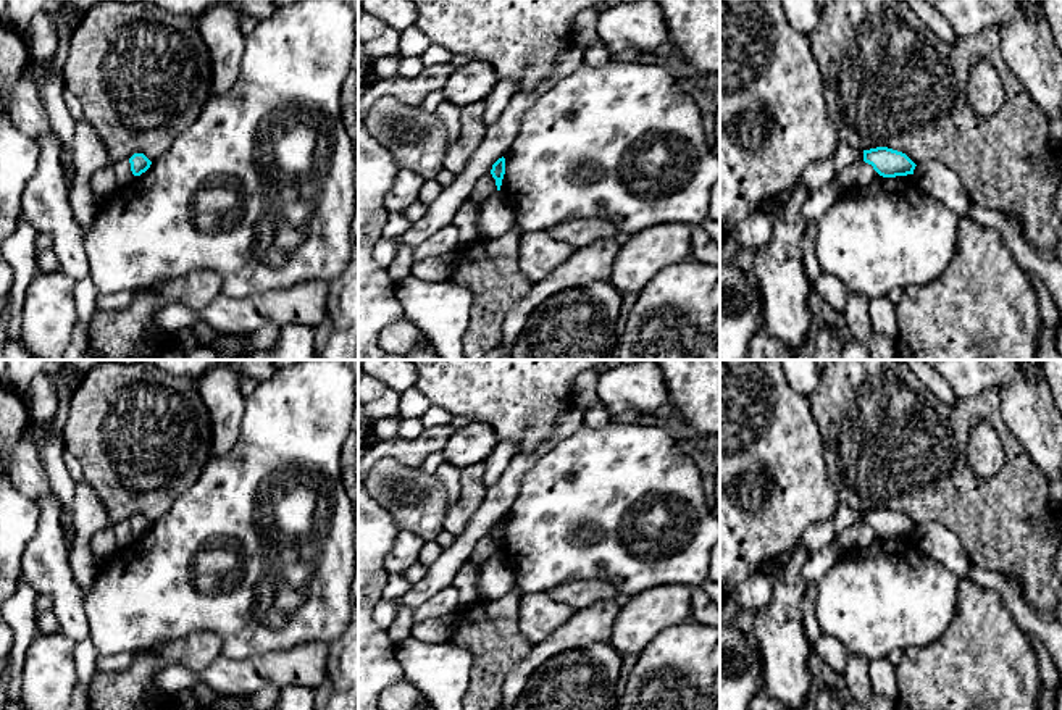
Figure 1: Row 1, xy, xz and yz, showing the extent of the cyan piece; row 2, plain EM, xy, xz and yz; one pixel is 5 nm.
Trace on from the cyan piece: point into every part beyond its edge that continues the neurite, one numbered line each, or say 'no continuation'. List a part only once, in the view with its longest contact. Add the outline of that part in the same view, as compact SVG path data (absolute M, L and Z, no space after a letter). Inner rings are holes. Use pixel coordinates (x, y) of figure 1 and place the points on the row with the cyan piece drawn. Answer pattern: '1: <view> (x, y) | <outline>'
no continuation

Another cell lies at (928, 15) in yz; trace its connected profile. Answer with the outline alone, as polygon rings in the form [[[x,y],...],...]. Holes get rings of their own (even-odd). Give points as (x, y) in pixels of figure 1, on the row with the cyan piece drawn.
[[[904,0],[920,19],[941,39],[955,42],[959,37],[951,24],[926,2],[923,0]]]

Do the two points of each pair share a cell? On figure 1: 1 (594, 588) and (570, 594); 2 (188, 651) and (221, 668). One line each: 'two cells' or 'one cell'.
1: one cell
2: two cells

